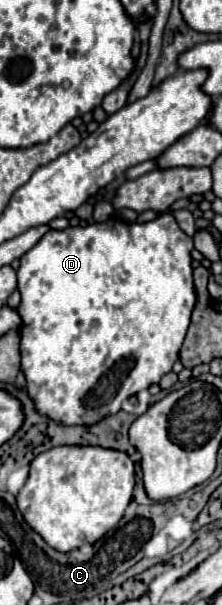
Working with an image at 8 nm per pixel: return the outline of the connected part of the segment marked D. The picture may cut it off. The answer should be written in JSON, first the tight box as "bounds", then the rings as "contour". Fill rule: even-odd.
{"bounds":[18,214,196,426],"contour":[[[160,214],[150,222],[124,222],[118,218],[106,222],[94,222],[88,226],[68,226],[64,230],[50,230],[42,236],[42,240],[28,250],[20,258],[18,268],[18,290],[22,294],[22,302],[18,306],[18,314],[22,318],[20,334],[20,354],[22,354],[22,370],[28,384],[28,394],[34,398],[36,408],[48,418],[60,424],[82,424],[90,426],[102,420],[104,416],[116,414],[122,408],[122,402],[132,394],[148,388],[150,384],[158,384],[164,374],[172,370],[172,364],[178,360],[184,336],[190,326],[190,316],[196,304],[196,288],[194,288],[194,270],[192,270],[192,238],[180,230],[172,214]]]}

